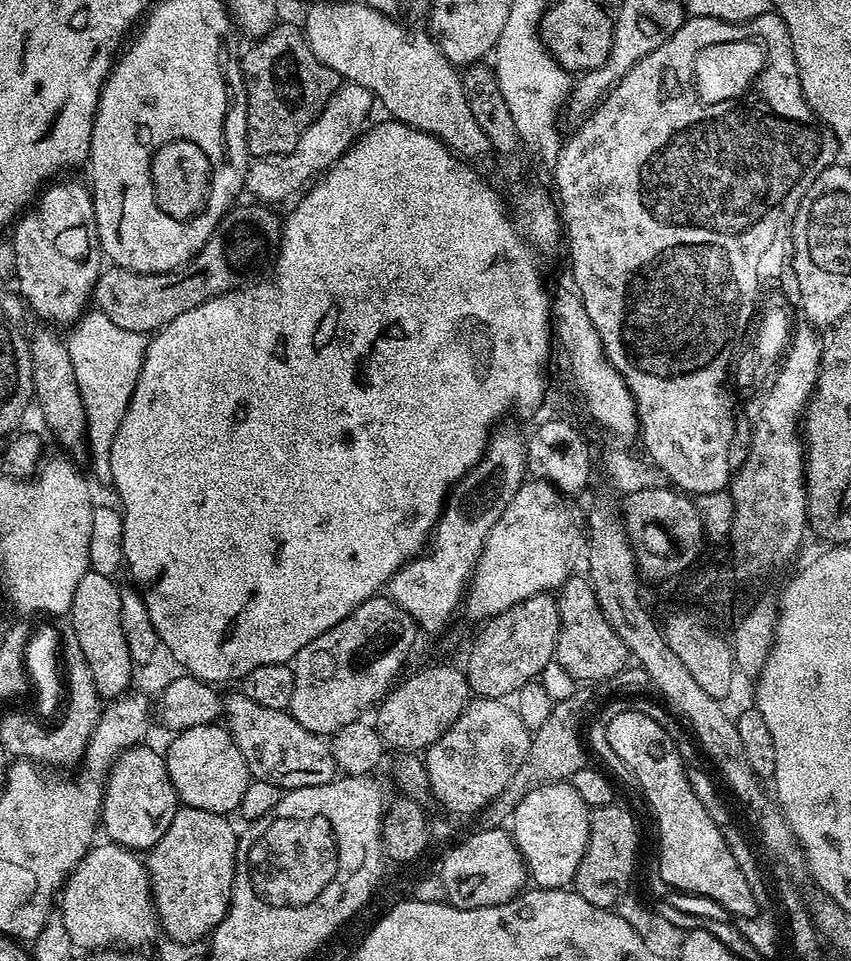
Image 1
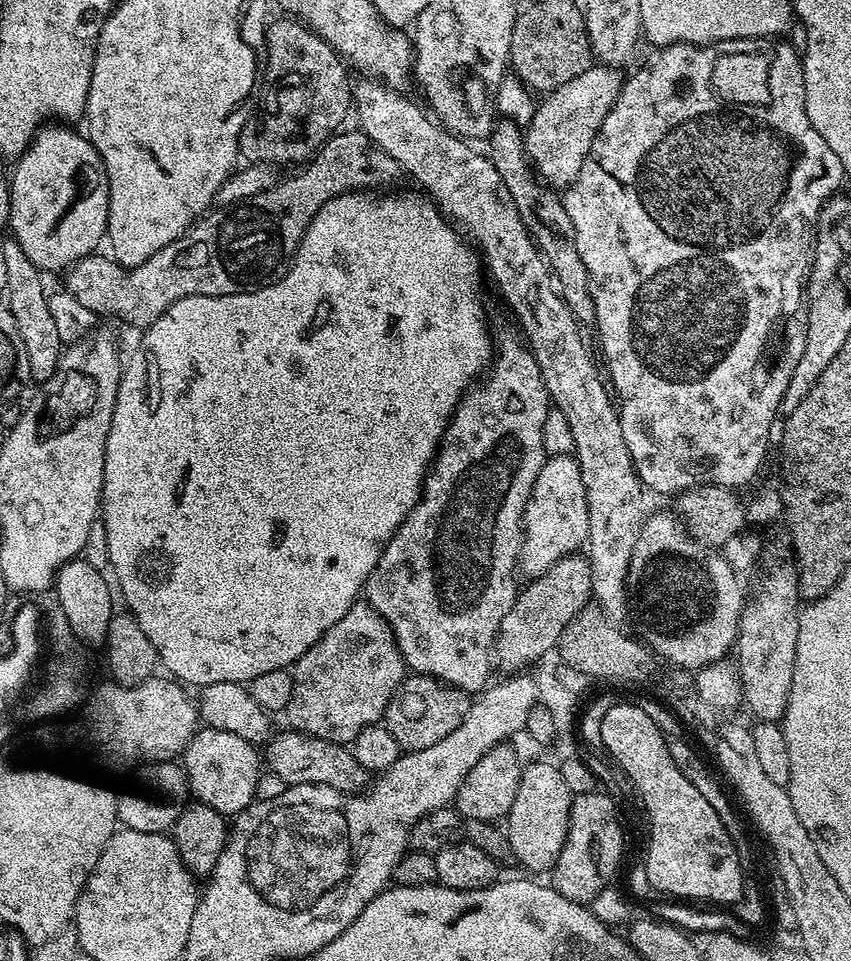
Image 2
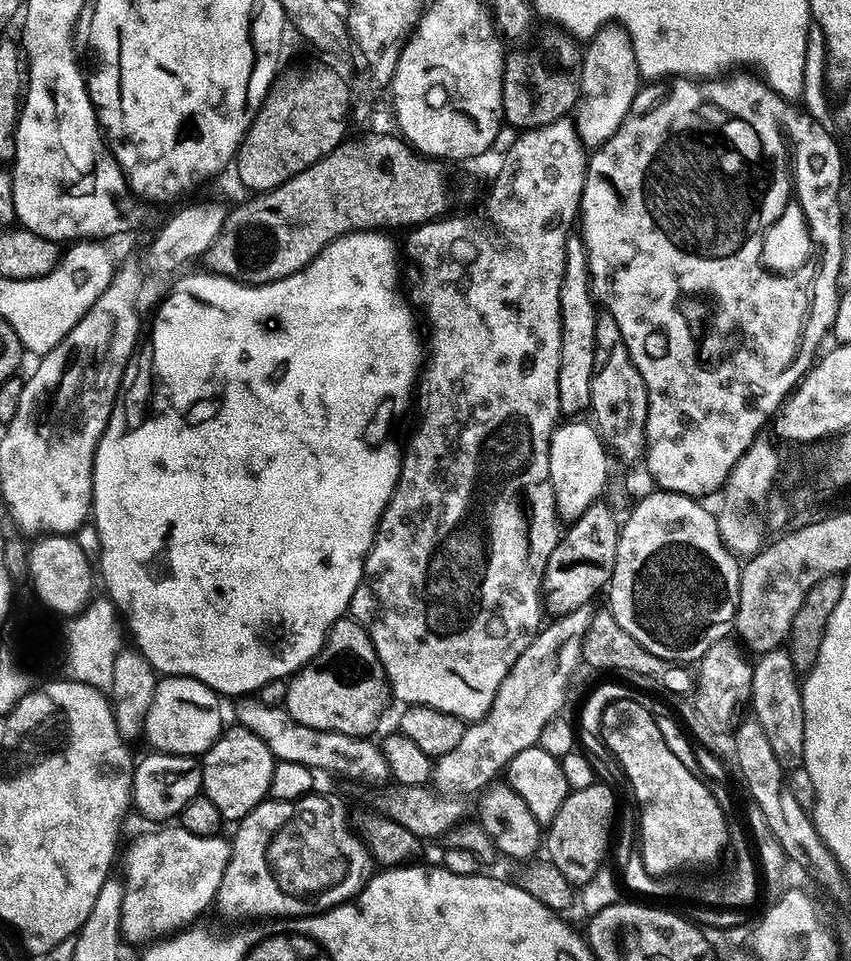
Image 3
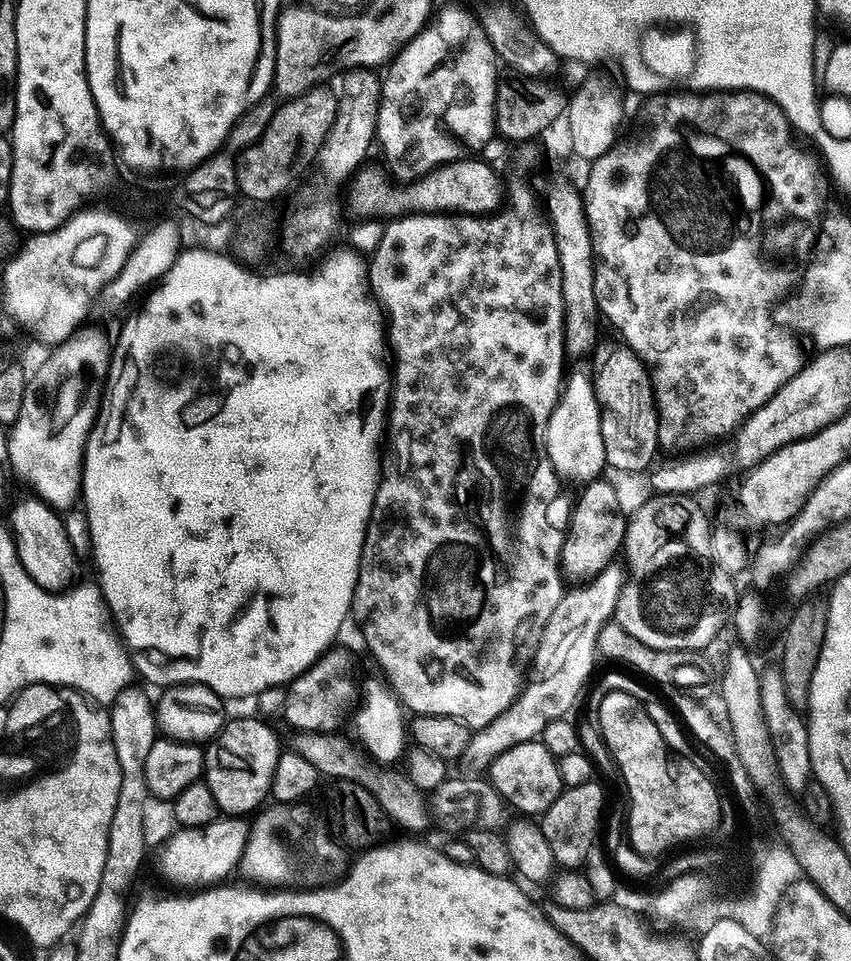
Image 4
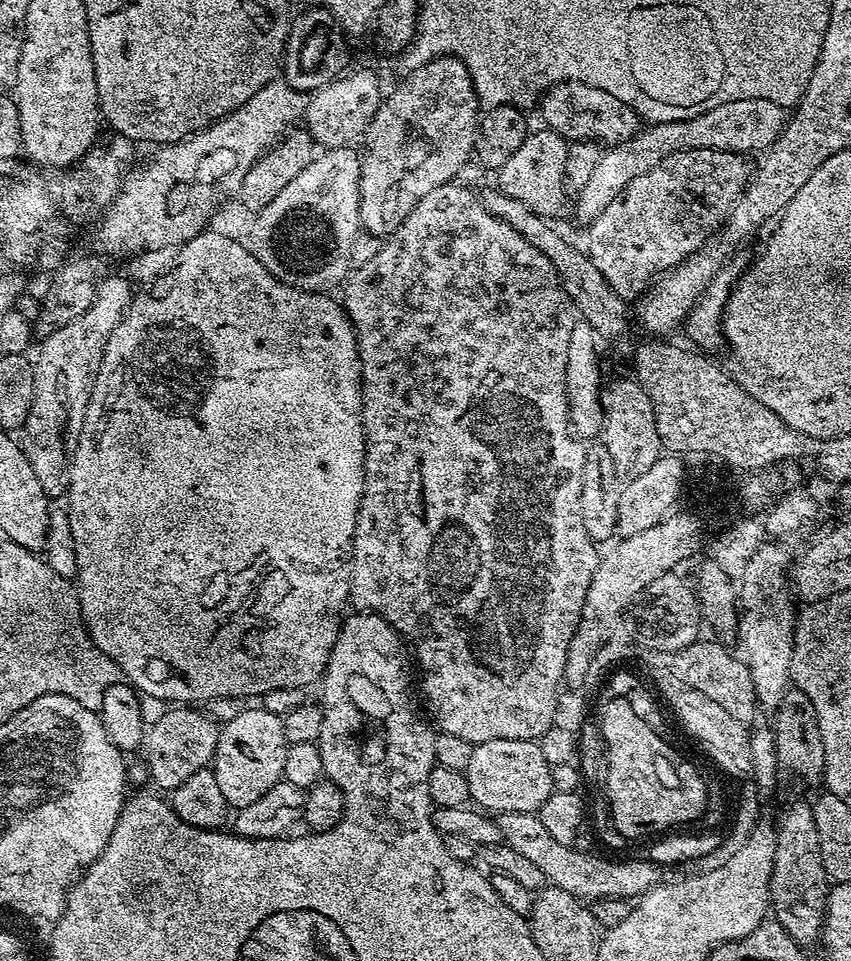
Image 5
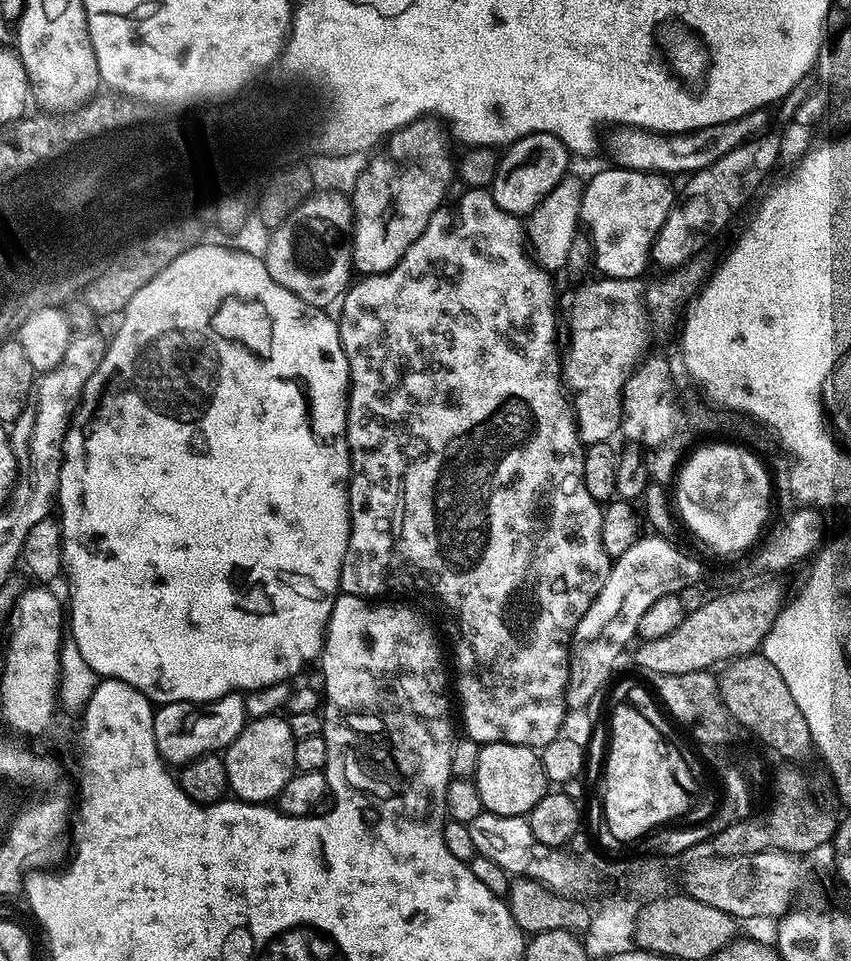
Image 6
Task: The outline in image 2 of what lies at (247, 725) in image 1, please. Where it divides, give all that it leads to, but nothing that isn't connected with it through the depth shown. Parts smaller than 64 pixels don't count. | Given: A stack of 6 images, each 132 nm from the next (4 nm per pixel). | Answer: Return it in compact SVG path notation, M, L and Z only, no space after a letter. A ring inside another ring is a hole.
M277 731L266 744L266 749L268 748L268 756L266 752L267 771L278 774L282 782L290 786L321 784L349 794L363 793L369 787L369 772L356 761L354 754L347 747L322 738L308 736L304 732L287 731Z

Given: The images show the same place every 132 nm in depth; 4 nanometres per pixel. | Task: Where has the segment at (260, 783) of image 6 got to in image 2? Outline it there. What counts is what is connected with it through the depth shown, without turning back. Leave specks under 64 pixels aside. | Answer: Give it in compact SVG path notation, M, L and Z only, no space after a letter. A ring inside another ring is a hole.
M207 726L201 727L185 746L182 753L182 767L188 778L191 795L199 803L218 810L226 818L235 817L243 808L249 808L256 800L256 787L262 771L262 756L258 753L257 745L246 742L246 738L238 738L238 734L230 734L226 730L214 730Z

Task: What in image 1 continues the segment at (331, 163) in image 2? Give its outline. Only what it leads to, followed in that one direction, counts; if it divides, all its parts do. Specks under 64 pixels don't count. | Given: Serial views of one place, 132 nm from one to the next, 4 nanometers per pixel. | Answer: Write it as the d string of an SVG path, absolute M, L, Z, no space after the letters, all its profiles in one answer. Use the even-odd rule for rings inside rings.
M259 202L247 203L229 208L226 215L218 222L214 234L210 234L210 238L202 246L199 254L180 268L175 268L173 272L132 272L129 268L115 266L109 267L109 272L108 269L101 271L91 294L94 304L96 300L95 307L102 314L106 314L110 322L126 330L152 334L163 328L165 324L169 324L174 318L178 318L178 314L186 314L186 310L194 310L194 306L202 306L202 302L210 298L241 287L247 281L244 280L247 276L254 275L267 260L269 263L270 253L274 246L279 245L282 231L281 217L276 217L272 213L275 211L269 205Z

